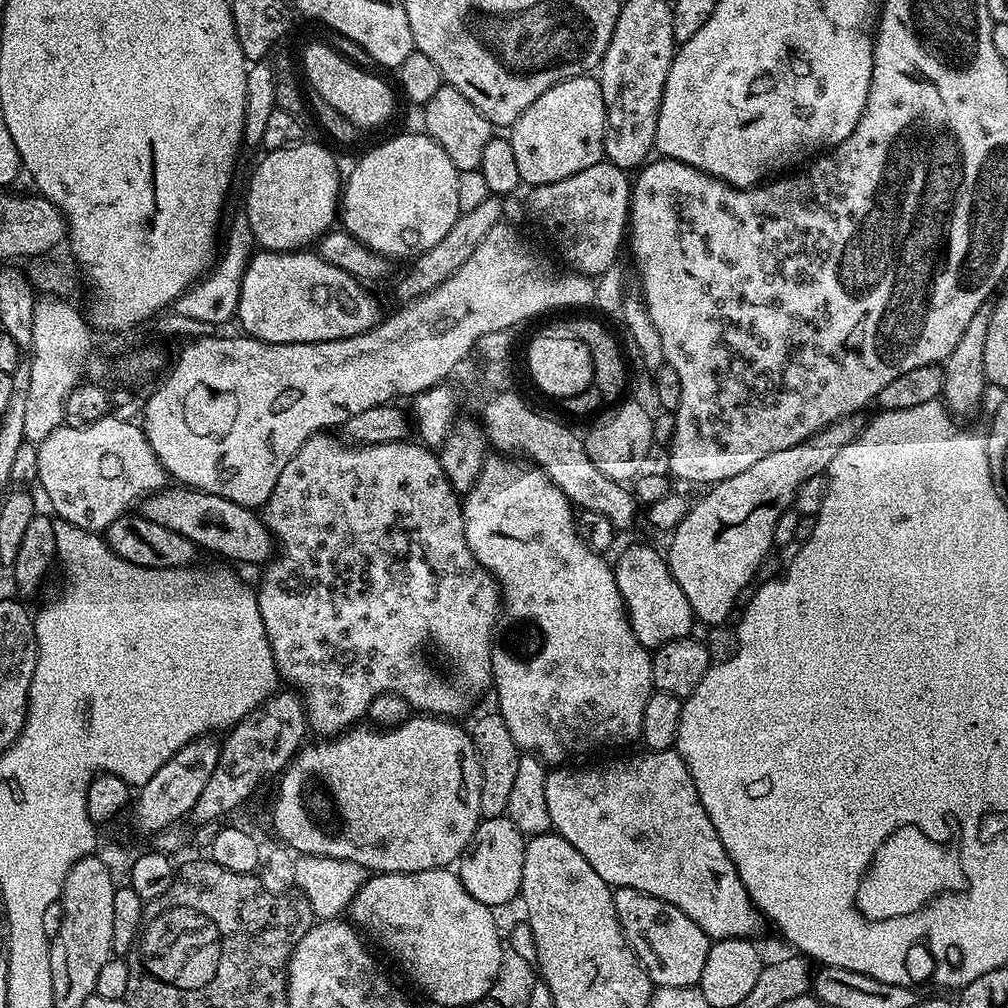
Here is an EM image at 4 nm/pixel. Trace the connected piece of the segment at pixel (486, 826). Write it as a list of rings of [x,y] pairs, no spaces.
[[[507,814],[489,820],[481,819],[458,861],[458,875],[470,898],[478,898],[478,902],[493,910],[499,910],[512,899],[515,901],[522,886],[525,843],[524,833],[514,826]]]

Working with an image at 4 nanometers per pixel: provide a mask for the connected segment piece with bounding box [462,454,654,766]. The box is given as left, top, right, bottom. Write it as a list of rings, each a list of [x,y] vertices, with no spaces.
[[[492,454],[485,459],[478,480],[469,492],[463,493],[462,507],[464,510],[464,533],[466,542],[470,546],[472,556],[496,577],[496,583],[502,586],[502,596],[506,601],[506,609],[520,616],[536,616],[540,624],[544,624],[544,632],[548,632],[548,648],[544,648],[544,656],[540,660],[532,660],[532,664],[516,664],[512,660],[492,661],[492,679],[494,692],[496,688],[496,704],[498,715],[506,722],[510,736],[514,742],[528,754],[535,754],[548,766],[560,766],[571,756],[580,756],[583,752],[596,752],[599,748],[620,748],[623,744],[637,743],[642,730],[642,710],[646,710],[646,702],[652,697],[652,652],[638,642],[634,630],[628,621],[628,612],[624,608],[624,599],[618,590],[616,574],[611,563],[604,561],[605,557],[595,552],[582,538],[576,529],[574,519],[574,505],[550,482],[550,478],[542,469],[525,462],[520,458],[509,458],[504,454]]]

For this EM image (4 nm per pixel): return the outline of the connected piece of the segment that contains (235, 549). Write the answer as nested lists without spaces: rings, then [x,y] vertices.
[[[165,486],[159,492],[151,492],[144,497],[138,508],[139,515],[150,522],[158,522],[158,526],[166,526],[166,530],[174,530],[174,534],[182,534],[182,538],[190,538],[197,549],[213,552],[216,556],[225,556],[228,560],[241,560],[244,564],[263,565],[274,555],[272,533],[264,525],[263,519],[253,509],[238,506],[238,502],[230,502],[218,494],[200,492],[187,486]]]

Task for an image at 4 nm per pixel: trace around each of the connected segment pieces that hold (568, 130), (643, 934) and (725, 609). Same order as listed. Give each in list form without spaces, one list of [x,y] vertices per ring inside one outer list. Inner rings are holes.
[[[595,75],[575,76],[550,86],[510,125],[514,162],[518,162],[521,181],[528,186],[562,182],[562,178],[600,163],[604,159],[605,130],[606,106]]]
[[[617,888],[612,893],[614,910],[624,931],[624,937],[640,959],[640,964],[652,980],[653,985],[662,987],[694,987],[699,985],[710,937],[691,918],[686,918],[678,906],[662,902],[645,892],[633,888]]]
[[[849,414],[843,420],[836,420],[810,438],[798,442],[794,446],[786,446],[786,450],[774,450],[774,454],[766,454],[750,466],[750,470],[742,470],[742,474],[734,474],[734,478],[719,480],[711,485],[700,501],[689,507],[688,513],[671,529],[672,541],[666,548],[666,559],[678,586],[682,586],[682,594],[686,594],[686,602],[690,602],[693,617],[704,626],[720,626],[732,612],[740,591],[751,582],[764,560],[764,555],[774,548],[774,530],[782,518],[782,514],[795,505],[796,495],[806,482],[815,476],[824,476],[830,462],[855,436],[860,435],[866,420],[860,414]]]

